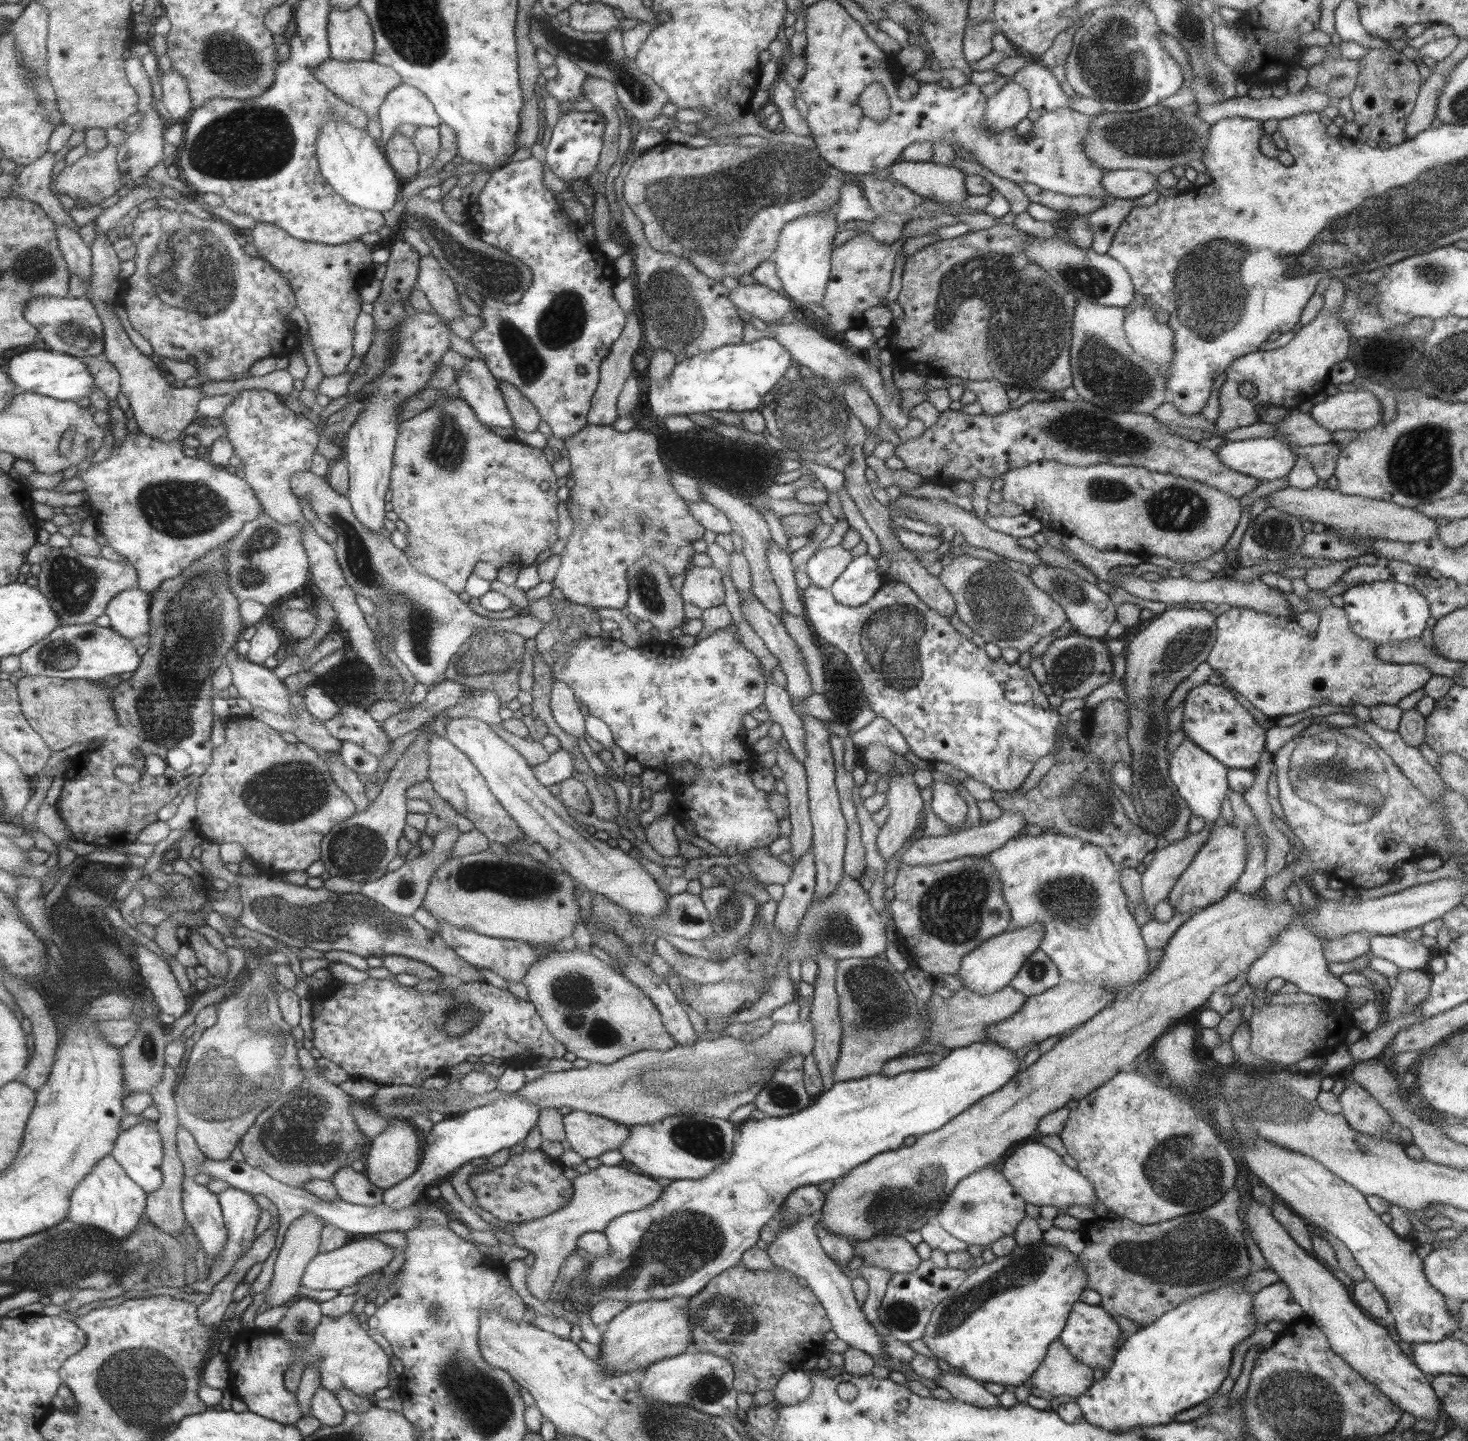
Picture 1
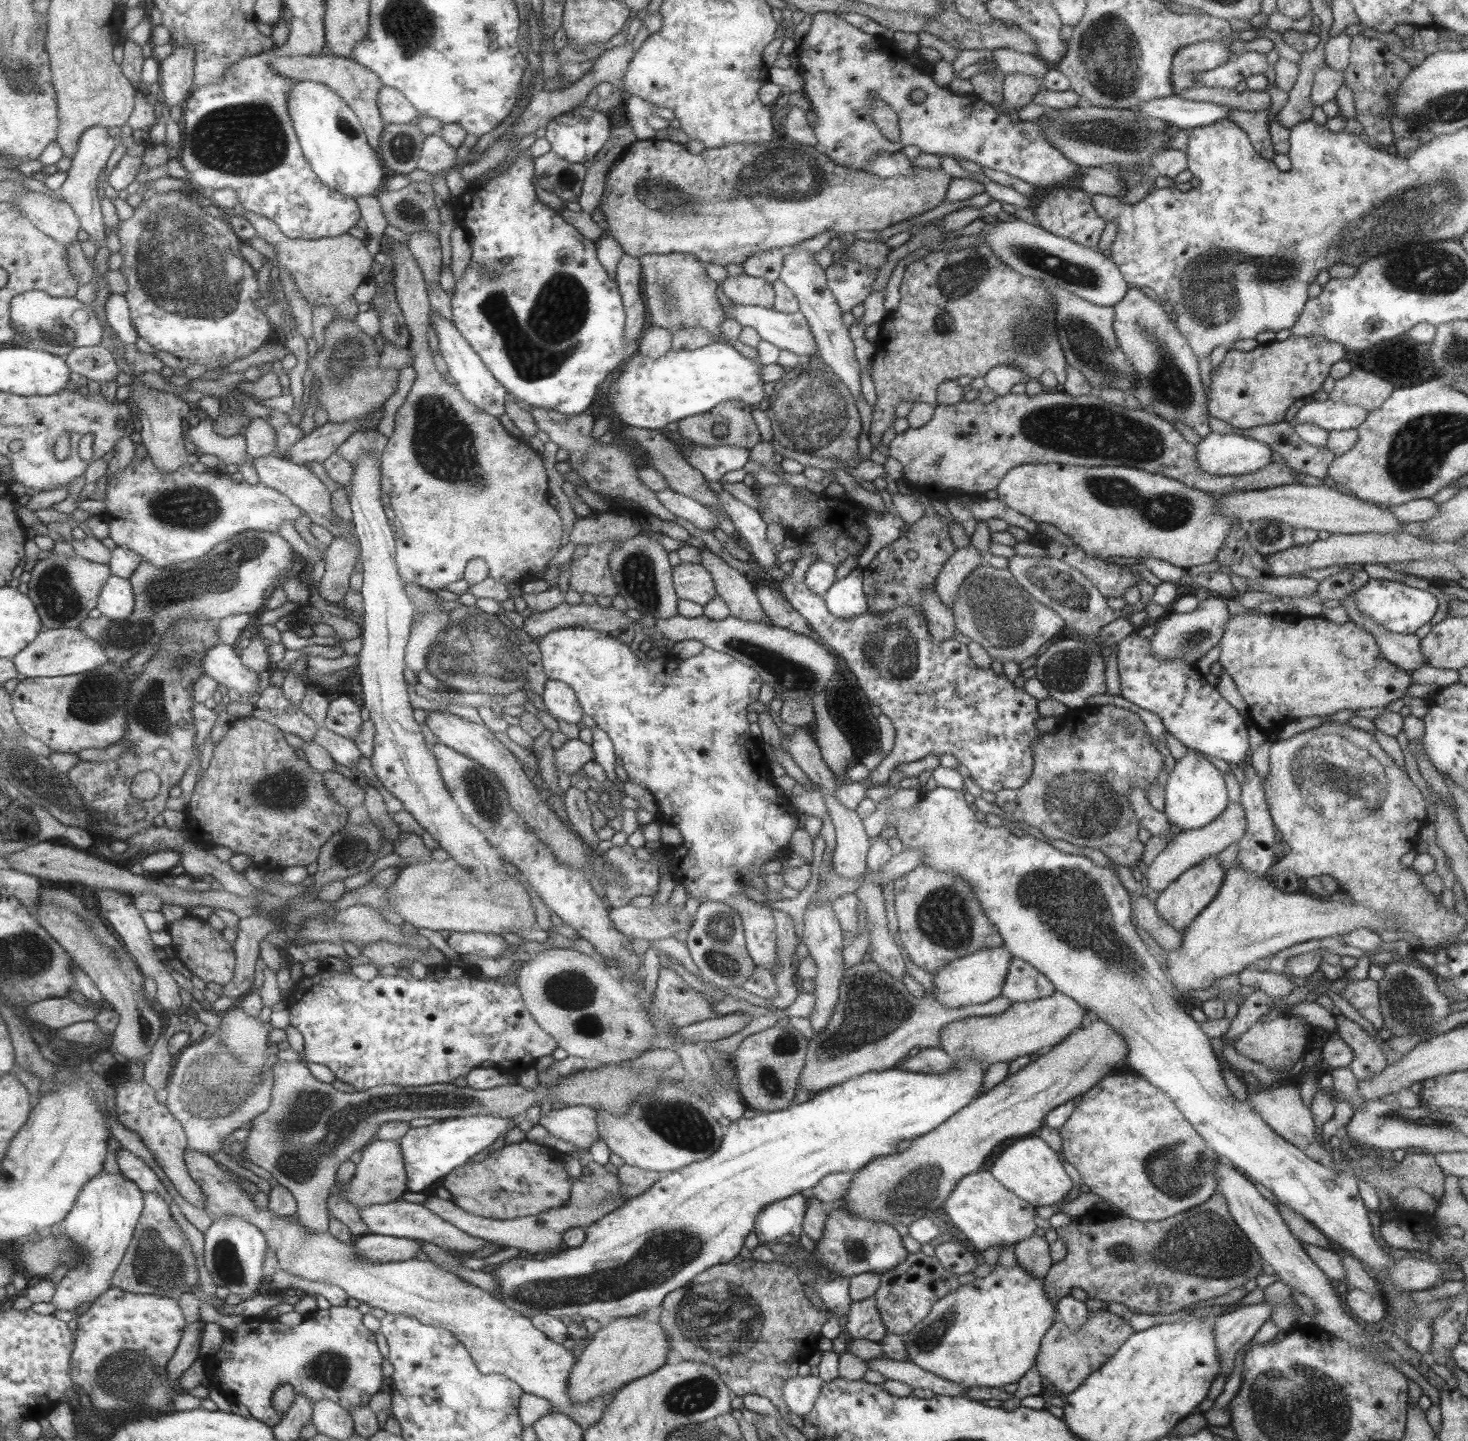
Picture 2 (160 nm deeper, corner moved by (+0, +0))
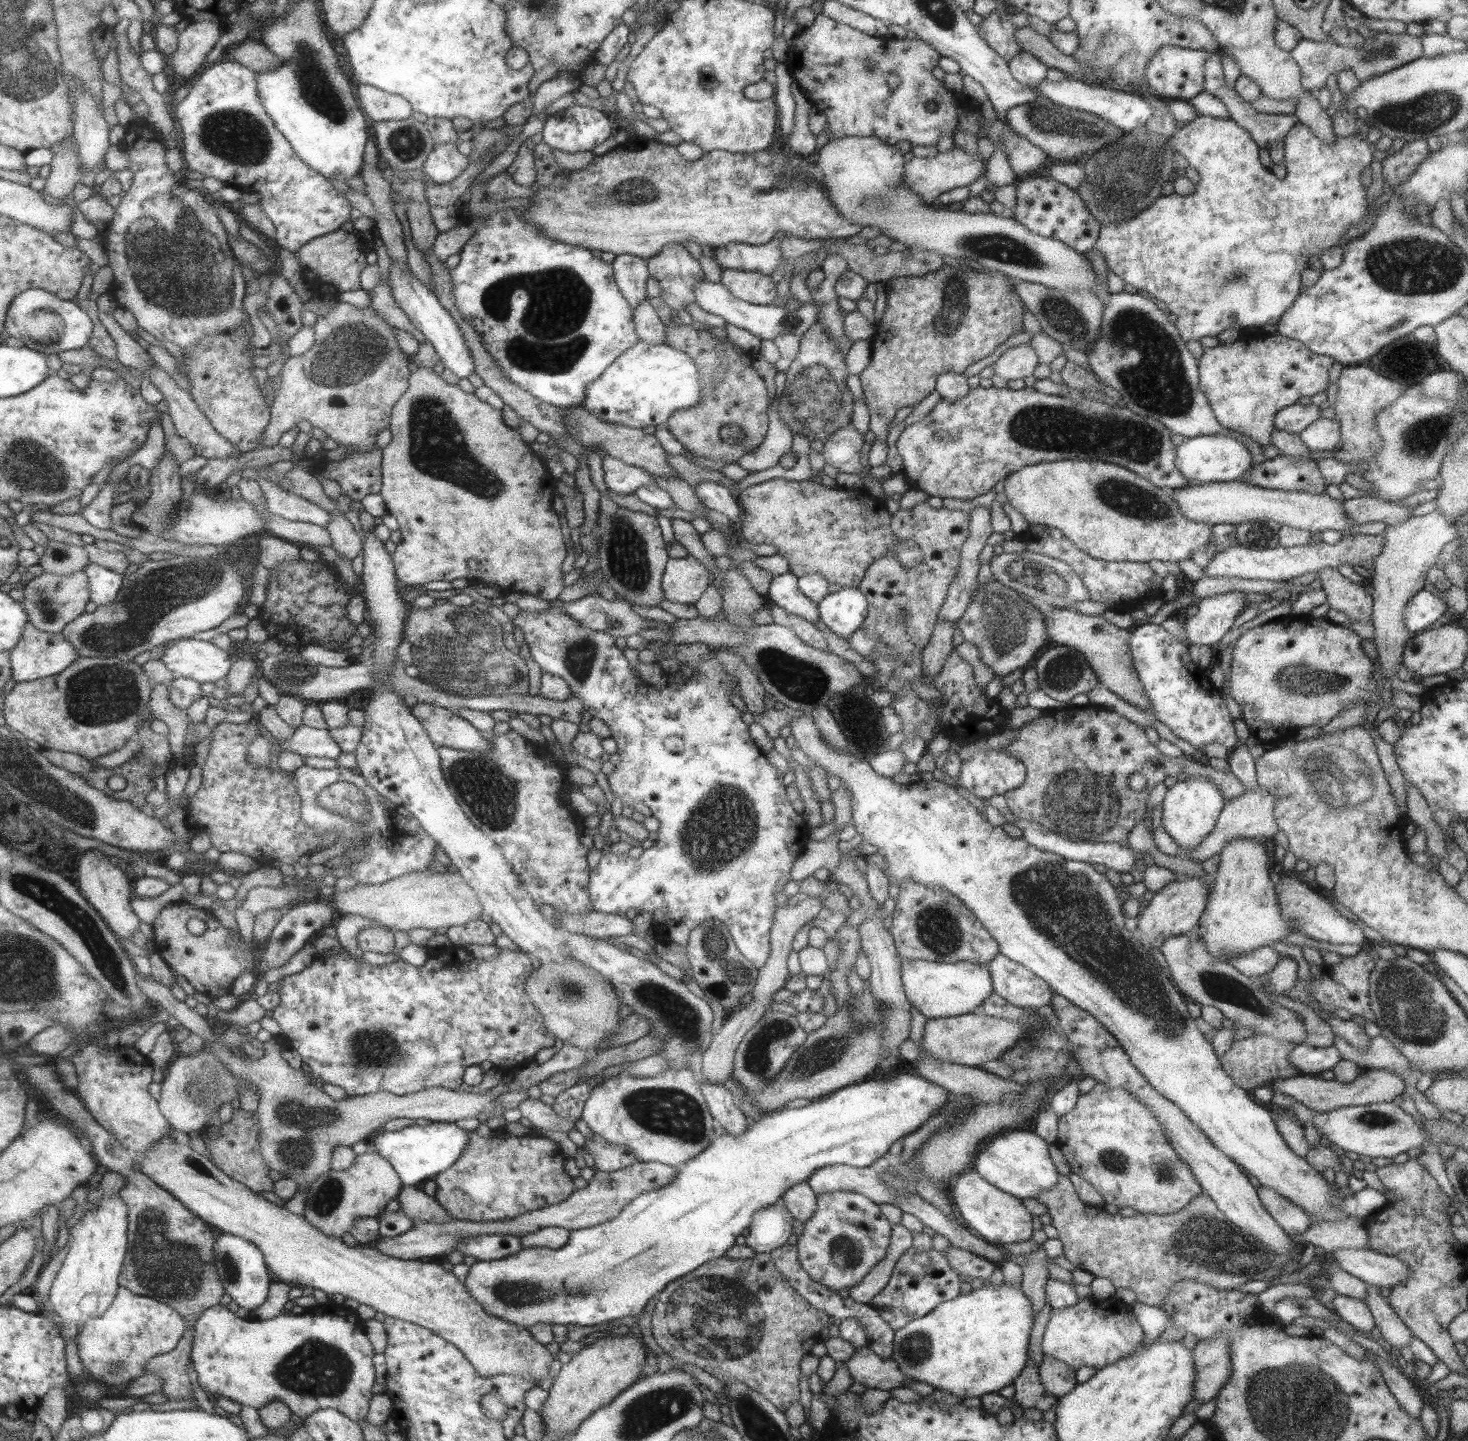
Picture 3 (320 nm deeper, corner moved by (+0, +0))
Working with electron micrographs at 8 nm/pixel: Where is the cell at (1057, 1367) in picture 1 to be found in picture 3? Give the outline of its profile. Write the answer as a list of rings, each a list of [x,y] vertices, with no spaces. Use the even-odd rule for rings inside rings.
[[[1090,1295],[1071,1306],[1051,1308],[1045,1326],[1042,1353],[1064,1362],[1073,1372],[1080,1366],[1103,1368],[1133,1354],[1144,1335],[1131,1304],[1113,1296],[1098,1299]]]

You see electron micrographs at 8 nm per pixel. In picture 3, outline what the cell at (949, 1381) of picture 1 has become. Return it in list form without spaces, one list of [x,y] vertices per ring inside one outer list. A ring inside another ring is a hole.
[[[869,1347],[855,1349],[847,1360],[842,1361],[846,1366],[852,1382],[863,1384],[869,1389],[881,1389],[890,1391],[901,1388],[903,1383],[915,1382],[901,1374],[897,1365],[890,1357],[877,1356]]]

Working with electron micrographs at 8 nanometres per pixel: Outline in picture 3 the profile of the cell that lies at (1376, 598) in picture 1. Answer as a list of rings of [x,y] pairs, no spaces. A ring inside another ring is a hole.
[[[1421,589],[1405,605],[1403,622],[1407,631],[1413,633],[1427,628],[1446,613],[1447,607],[1441,595]]]

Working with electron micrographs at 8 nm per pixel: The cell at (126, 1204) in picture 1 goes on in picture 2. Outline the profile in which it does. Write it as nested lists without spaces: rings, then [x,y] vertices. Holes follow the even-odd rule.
[[[103,1171],[85,1185],[76,1206],[63,1221],[65,1235],[71,1239],[73,1247],[79,1249],[85,1260],[69,1270],[56,1287],[52,1304],[57,1309],[73,1312],[81,1304],[95,1303],[113,1286],[114,1276],[132,1246],[140,1223],[145,1208],[144,1196],[140,1186],[121,1173],[108,1174]]]

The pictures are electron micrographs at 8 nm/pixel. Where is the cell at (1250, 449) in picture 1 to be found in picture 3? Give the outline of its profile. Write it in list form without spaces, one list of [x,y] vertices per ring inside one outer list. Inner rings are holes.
[[[1209,434],[1184,439],[1175,449],[1174,465],[1191,483],[1214,483],[1238,480],[1251,463],[1243,444],[1224,435]]]

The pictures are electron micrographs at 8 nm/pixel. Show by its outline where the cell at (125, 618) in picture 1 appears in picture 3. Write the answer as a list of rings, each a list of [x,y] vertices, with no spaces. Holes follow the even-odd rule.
[[[89,563],[84,570],[89,577],[90,595],[93,602],[97,606],[112,603],[121,590],[126,575],[95,563]]]

